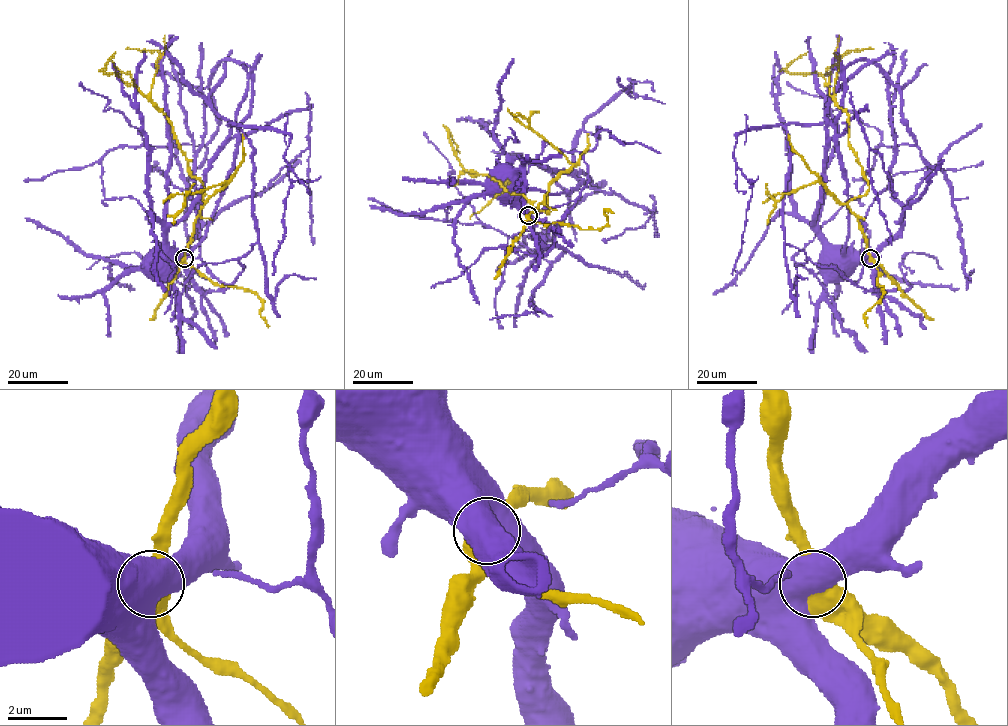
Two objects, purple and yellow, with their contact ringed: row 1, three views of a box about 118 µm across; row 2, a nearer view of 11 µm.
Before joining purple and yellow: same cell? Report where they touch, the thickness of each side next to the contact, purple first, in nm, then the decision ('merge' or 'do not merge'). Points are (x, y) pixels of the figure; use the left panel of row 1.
place (184, 258); calibres 800 and 600 nm; merge

